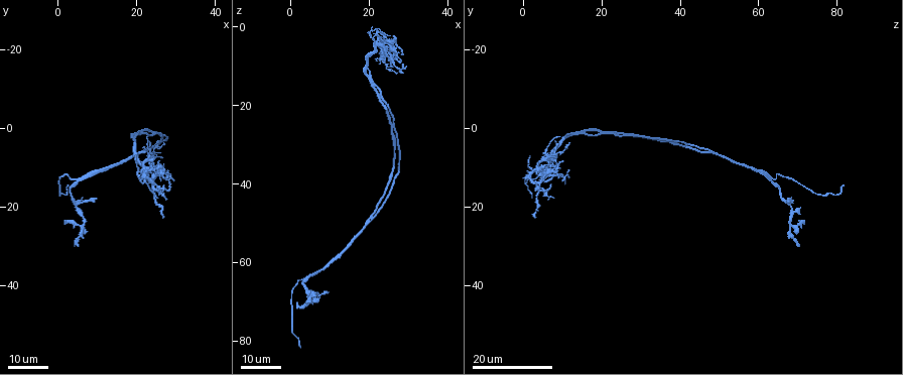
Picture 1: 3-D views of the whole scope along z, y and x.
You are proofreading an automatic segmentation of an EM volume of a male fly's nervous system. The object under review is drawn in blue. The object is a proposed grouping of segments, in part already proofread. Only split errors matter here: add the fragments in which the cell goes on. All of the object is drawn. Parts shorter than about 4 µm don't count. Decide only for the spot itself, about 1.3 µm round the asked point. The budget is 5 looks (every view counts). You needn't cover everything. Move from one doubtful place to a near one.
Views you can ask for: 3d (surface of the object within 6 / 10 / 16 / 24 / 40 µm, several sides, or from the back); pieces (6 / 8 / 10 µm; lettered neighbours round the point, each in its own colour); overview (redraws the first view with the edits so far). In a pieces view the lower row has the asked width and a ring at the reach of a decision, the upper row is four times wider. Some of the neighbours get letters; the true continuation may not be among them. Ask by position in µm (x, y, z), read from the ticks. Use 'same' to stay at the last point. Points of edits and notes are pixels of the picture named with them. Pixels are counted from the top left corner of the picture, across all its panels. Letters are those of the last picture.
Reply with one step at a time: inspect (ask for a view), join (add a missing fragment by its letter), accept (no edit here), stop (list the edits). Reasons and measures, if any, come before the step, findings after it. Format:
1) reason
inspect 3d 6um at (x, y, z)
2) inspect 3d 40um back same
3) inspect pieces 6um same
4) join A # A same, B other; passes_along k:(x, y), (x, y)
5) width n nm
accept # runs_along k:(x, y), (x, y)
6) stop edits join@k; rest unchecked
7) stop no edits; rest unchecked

branch stops here
inspect 3d 24um at (26.0, 8.0, 10.0)

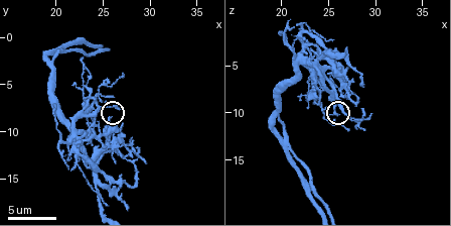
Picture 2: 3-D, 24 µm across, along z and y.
inspect pieces 6um at (25.6, 8.4, 10.2)

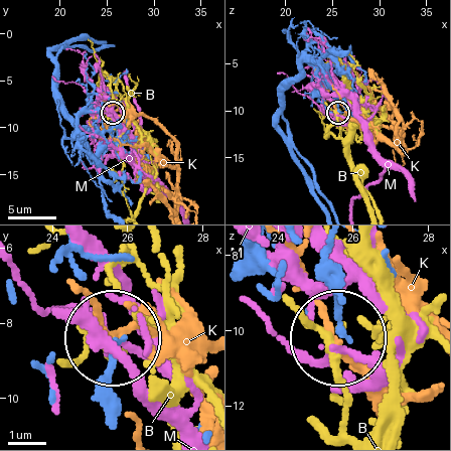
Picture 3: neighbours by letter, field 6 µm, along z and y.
accept # B other, K other, M other; runs_along 3:(333, 282), (342, 336); no lettered fragment goes on from it

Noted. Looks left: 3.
branch stops here
inspect 3d 16um at (29.0, 14.5, 7.5)

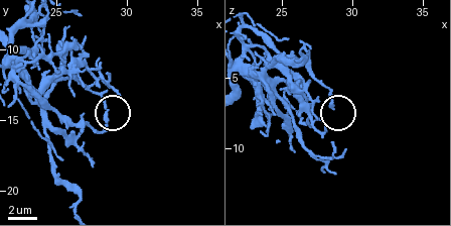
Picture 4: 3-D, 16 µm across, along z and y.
inspect pieces 6um at (28.6, 14.4, 7.2)

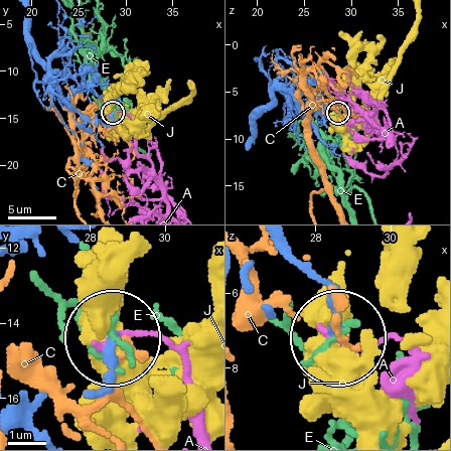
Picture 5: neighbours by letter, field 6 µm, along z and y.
accept # A other, C other, E other, J other; runs_along 5:(98, 389), (110, 343); no lettered fragment goes on from it

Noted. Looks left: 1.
stop no edits; rest unchecked

